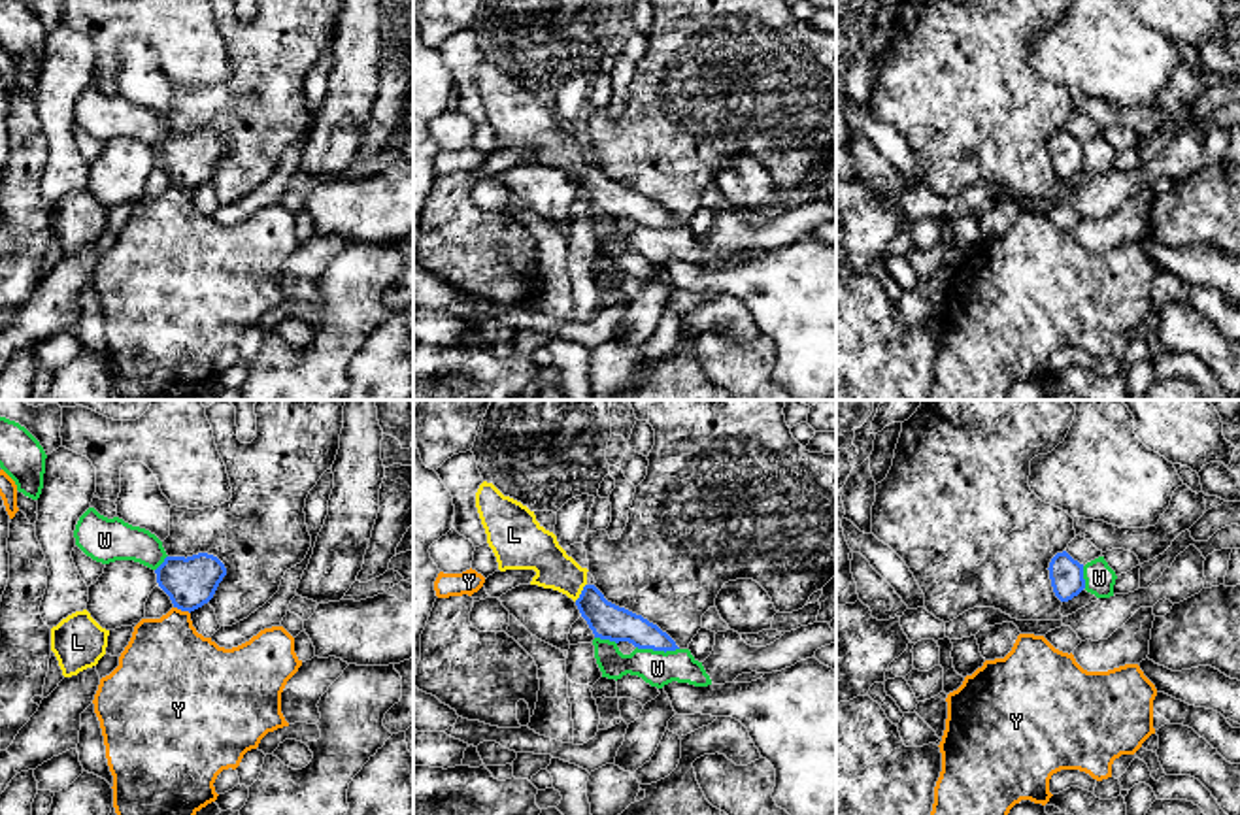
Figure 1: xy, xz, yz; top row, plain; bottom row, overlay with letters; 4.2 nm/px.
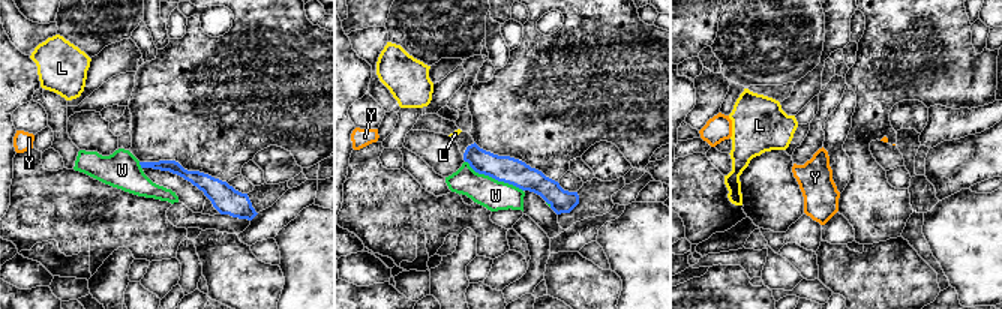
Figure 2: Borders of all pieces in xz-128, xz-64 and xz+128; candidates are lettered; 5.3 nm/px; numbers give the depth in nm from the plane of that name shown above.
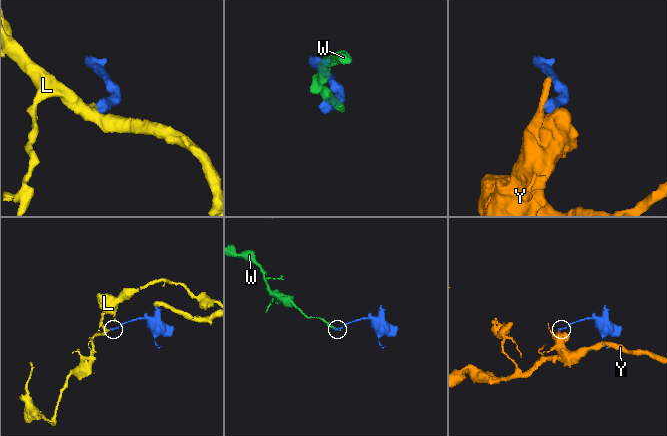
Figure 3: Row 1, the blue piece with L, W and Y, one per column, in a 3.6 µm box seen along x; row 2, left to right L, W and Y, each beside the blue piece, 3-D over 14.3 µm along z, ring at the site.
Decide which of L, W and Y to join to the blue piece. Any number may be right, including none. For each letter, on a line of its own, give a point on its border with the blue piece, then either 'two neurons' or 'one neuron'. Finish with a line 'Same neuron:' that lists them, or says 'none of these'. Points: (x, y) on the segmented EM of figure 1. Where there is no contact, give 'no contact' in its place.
L: xz (582, 593) | one neuron
W: xz (657, 649) | two neurons
Y: xy (182, 610) | two neurons
Same neuron: L

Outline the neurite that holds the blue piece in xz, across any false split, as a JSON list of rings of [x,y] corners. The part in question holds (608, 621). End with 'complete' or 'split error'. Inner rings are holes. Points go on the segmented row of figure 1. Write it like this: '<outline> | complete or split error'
[[[483,481],[476,492],[476,507],[498,570],[534,570],[530,585],[572,598],[595,638],[664,653],[679,649],[657,624],[608,602],[595,585],[589,585],[589,570],[566,555],[557,536],[545,530],[527,506]]] | split error

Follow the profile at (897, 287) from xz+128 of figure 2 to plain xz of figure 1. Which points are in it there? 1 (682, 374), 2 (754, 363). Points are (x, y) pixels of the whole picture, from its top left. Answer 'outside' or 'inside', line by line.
1: inside
2: outside

